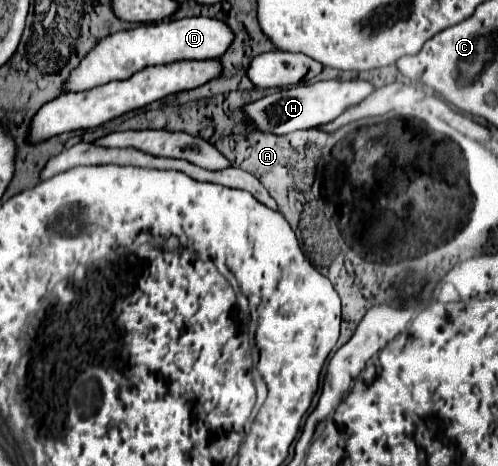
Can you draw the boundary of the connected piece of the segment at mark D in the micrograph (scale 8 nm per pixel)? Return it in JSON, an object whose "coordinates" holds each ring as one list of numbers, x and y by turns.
{"coordinates":[[194,16,182,20,162,20,154,24,142,24,134,30,122,30,106,40,100,40,94,50,80,62,64,84,66,90,82,92,112,80,126,80,130,74,156,64,170,64,176,60,208,60,220,58,234,42,232,28,216,18]]}

